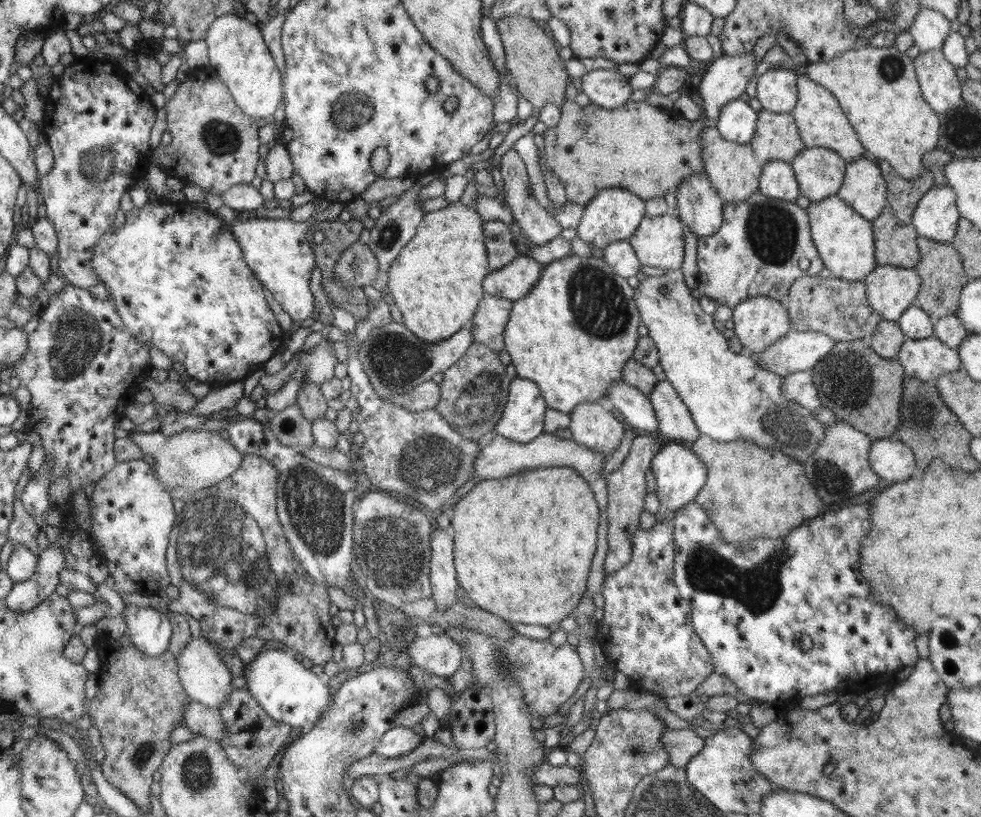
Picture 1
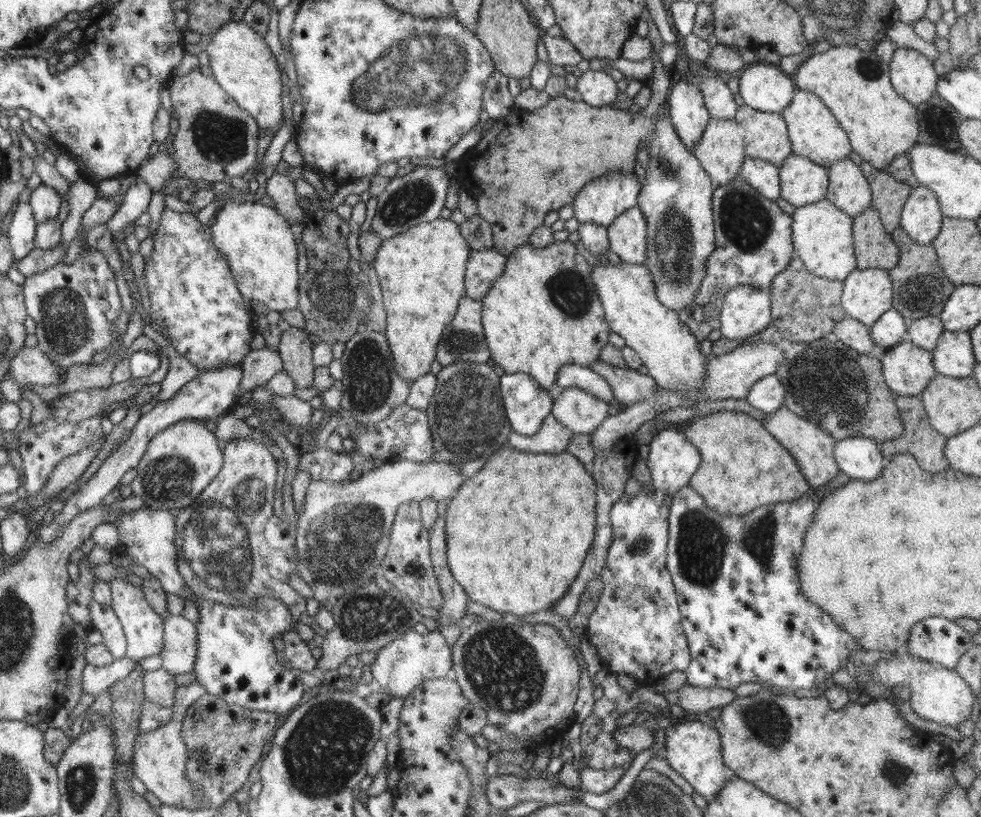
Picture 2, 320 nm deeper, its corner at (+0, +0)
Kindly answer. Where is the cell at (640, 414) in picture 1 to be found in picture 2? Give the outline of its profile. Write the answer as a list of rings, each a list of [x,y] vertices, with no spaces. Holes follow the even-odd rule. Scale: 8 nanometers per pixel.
[[[563,364],[555,378],[557,391],[568,387],[578,387],[592,393],[608,404],[616,402],[610,385],[597,372],[577,364]]]

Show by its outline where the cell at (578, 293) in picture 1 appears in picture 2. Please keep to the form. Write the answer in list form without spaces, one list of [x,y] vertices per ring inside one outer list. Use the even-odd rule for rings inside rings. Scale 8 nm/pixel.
[[[556,241],[550,243],[545,247],[535,247],[530,243],[517,246],[515,251],[512,251],[507,255],[507,261],[504,265],[503,273],[500,276],[496,277],[496,280],[493,280],[491,287],[488,289],[488,292],[485,294],[485,297],[480,300],[481,306],[484,306],[482,309],[482,326],[483,331],[486,337],[486,342],[488,349],[490,349],[490,358],[491,364],[498,364],[505,373],[512,374],[517,372],[525,372],[529,374],[531,378],[544,390],[550,394],[556,394],[557,389],[555,388],[555,378],[558,374],[559,368],[563,364],[577,364],[583,367],[588,367],[589,364],[592,364],[594,361],[600,359],[600,352],[604,350],[605,344],[608,344],[608,335],[612,331],[604,318],[604,309],[602,308],[602,303],[600,298],[598,298],[596,287],[592,282],[591,270],[592,266],[588,264],[588,261],[578,253],[575,244],[571,241]]]

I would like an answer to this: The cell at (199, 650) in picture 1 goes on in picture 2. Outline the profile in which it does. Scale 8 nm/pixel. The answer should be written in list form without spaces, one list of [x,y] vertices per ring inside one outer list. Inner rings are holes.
[[[184,616],[164,618],[164,646],[159,654],[170,674],[190,673],[196,660],[198,631]]]

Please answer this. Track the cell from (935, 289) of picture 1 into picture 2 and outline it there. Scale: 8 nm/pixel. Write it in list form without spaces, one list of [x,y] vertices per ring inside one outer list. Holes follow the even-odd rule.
[[[901,227],[891,233],[899,248],[899,259],[894,268],[888,271],[892,279],[892,309],[896,309],[906,320],[920,319],[928,316],[939,316],[945,302],[956,288],[944,274],[939,265],[935,248],[930,245],[914,242]]]

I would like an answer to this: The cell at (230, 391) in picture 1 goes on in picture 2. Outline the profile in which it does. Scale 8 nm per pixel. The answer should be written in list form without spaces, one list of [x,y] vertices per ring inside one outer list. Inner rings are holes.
[[[270,346],[251,350],[244,356],[240,367],[243,375],[240,381],[239,400],[249,397],[257,386],[264,386],[277,372],[283,370],[279,353]]]

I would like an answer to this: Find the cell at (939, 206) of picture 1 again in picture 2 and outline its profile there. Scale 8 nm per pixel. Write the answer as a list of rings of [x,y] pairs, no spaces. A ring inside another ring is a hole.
[[[925,186],[913,187],[905,200],[900,218],[900,227],[914,242],[930,245],[940,232],[945,218],[940,211],[936,195]]]

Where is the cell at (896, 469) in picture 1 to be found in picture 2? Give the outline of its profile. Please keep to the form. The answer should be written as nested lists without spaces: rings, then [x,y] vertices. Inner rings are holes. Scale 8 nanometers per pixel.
[[[848,437],[839,440],[833,453],[839,469],[852,478],[869,481],[882,472],[884,456],[877,442],[870,438]]]

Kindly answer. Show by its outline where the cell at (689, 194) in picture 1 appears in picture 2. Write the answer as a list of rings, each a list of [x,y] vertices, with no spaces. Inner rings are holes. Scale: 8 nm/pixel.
[[[668,118],[656,120],[654,136],[648,144],[648,159],[645,170],[642,170],[641,191],[637,198],[637,207],[646,219],[645,234],[647,253],[643,266],[648,268],[656,286],[656,296],[666,308],[680,312],[682,308],[692,306],[696,293],[694,288],[700,288],[705,275],[707,258],[715,249],[715,226],[712,211],[713,182],[710,175],[702,168],[700,161],[691,150],[684,147],[674,125]]]

